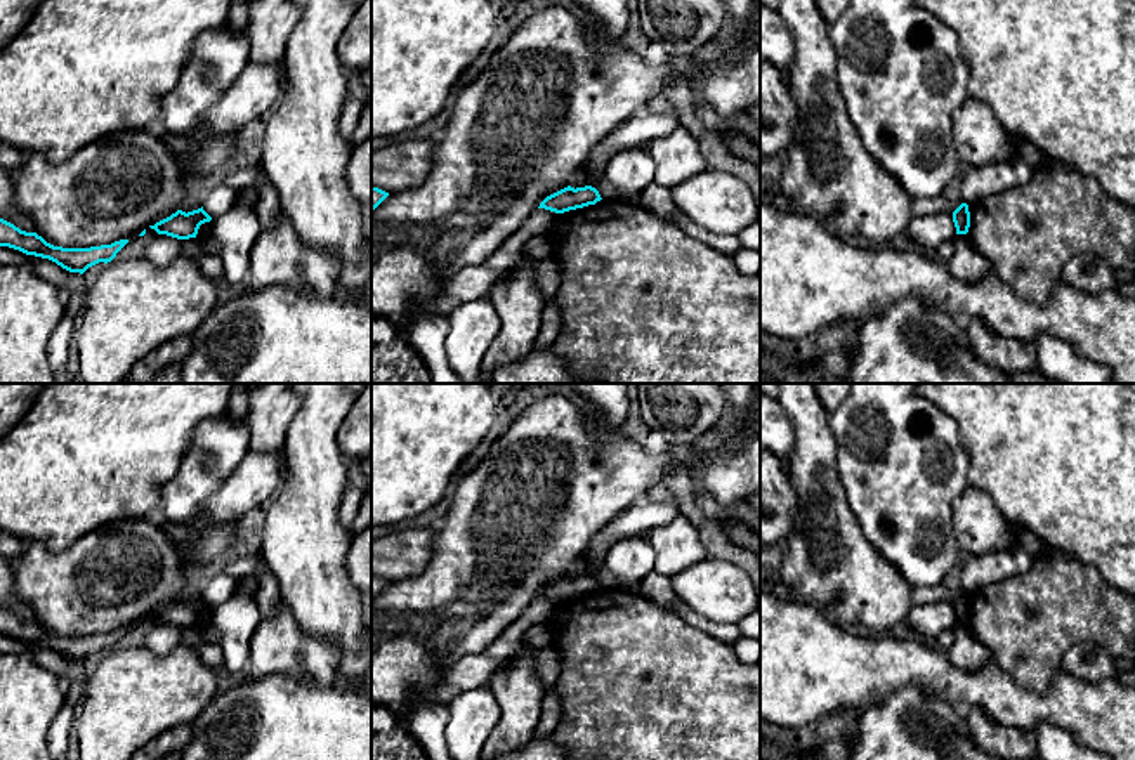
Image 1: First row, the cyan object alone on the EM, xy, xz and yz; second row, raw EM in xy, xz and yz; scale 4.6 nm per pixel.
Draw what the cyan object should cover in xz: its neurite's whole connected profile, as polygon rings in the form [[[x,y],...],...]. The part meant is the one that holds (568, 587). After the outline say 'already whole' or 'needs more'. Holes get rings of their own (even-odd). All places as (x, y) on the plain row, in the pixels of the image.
[[[585,574],[585,576],[564,576],[550,585],[547,585],[538,597],[545,597],[555,602],[564,602],[569,599],[583,597],[588,593],[595,593],[600,590],[600,583],[595,576]]] | already whole

